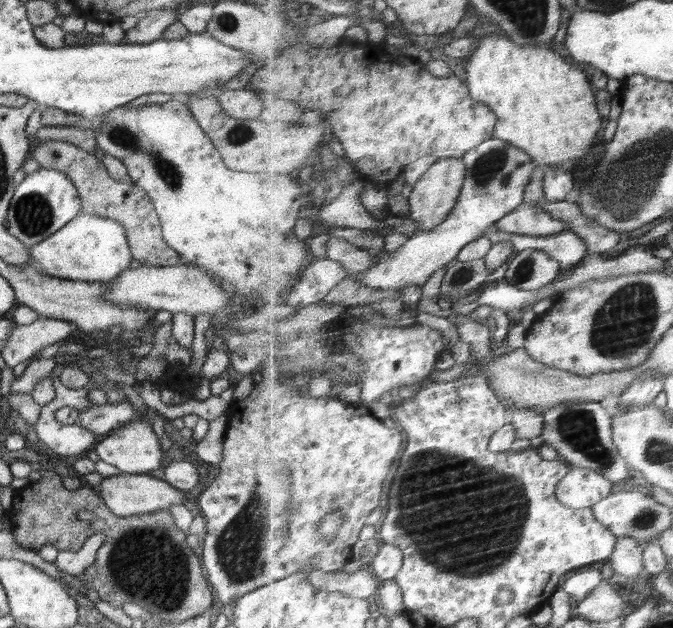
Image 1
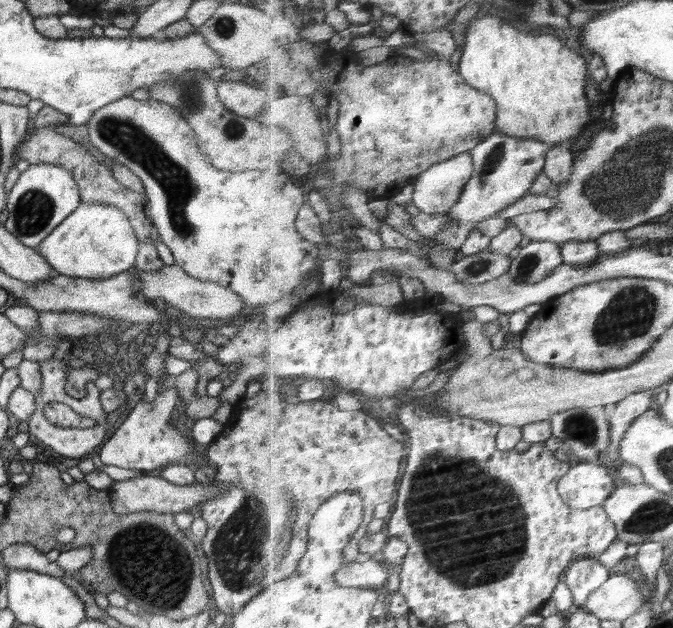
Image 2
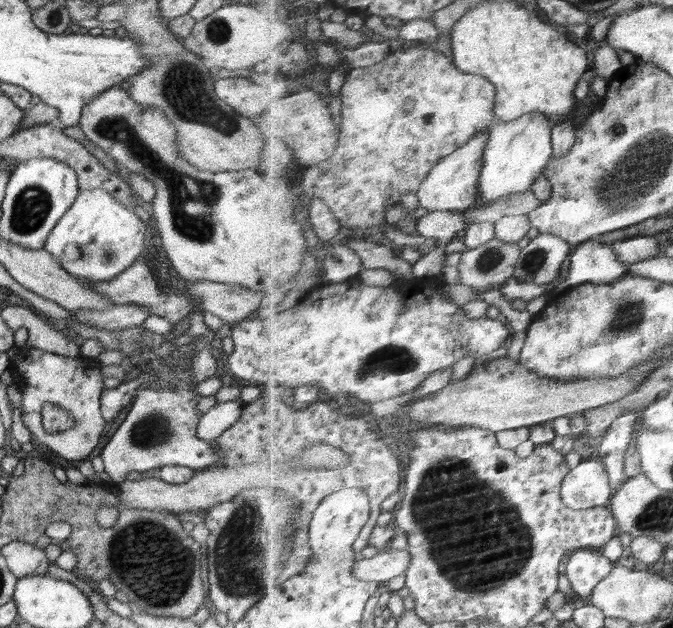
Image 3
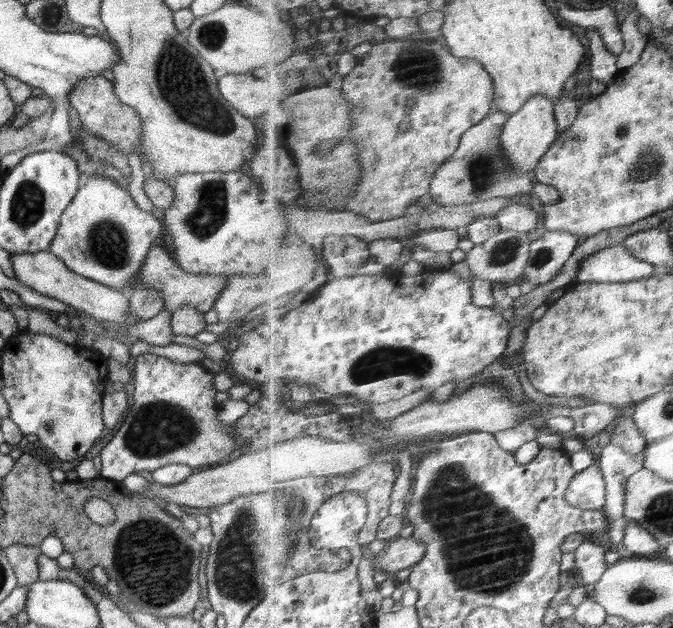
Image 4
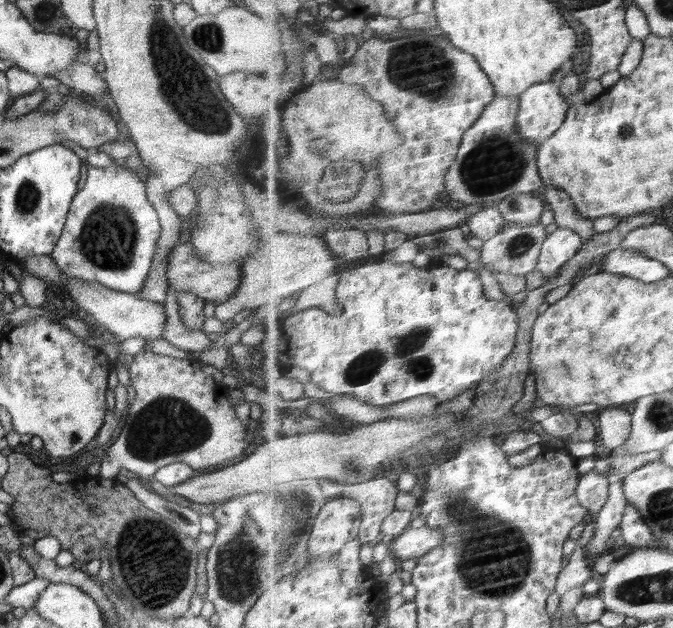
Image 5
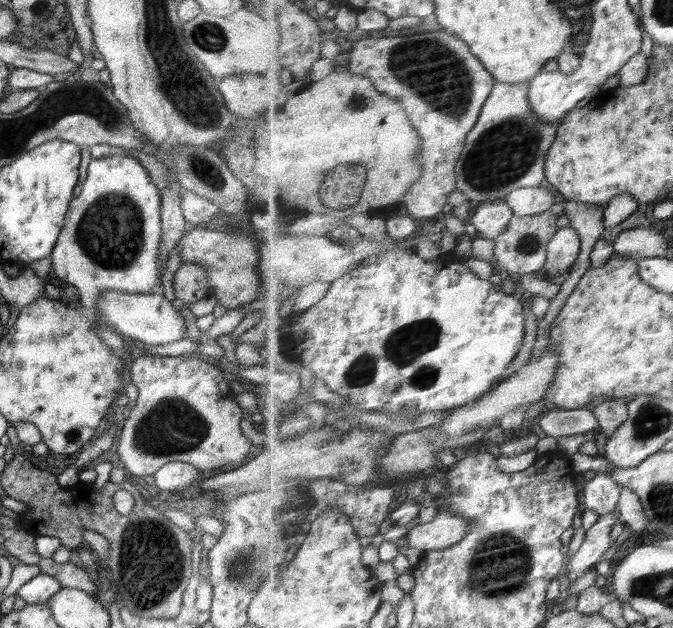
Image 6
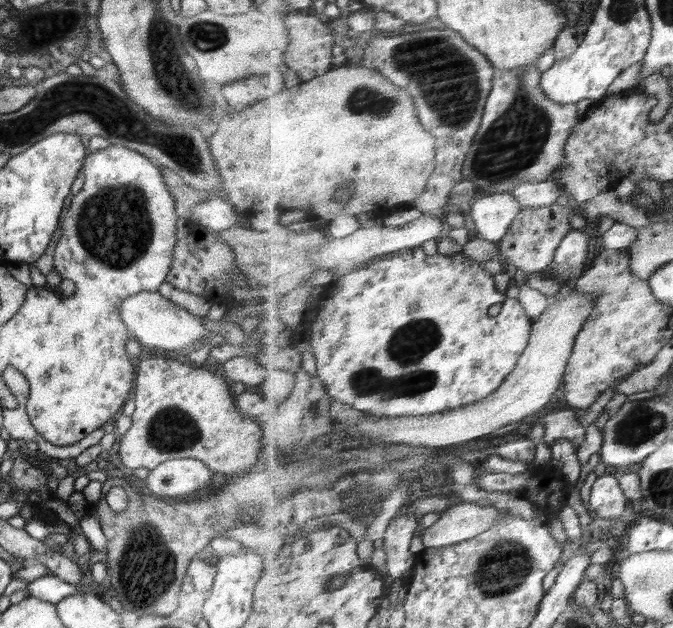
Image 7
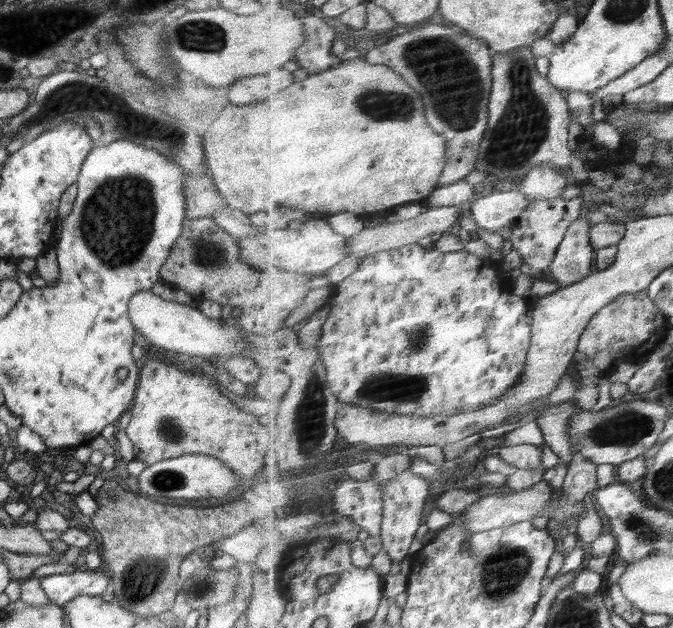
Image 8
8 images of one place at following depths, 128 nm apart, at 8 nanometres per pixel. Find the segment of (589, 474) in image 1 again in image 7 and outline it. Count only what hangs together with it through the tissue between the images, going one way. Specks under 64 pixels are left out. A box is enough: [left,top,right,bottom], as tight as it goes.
[590,475,628,518]

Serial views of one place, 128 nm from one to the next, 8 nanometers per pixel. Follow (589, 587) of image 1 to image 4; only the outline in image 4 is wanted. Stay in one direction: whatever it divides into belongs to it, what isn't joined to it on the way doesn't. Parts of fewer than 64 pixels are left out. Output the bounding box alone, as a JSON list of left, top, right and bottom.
[575,539,609,586]

